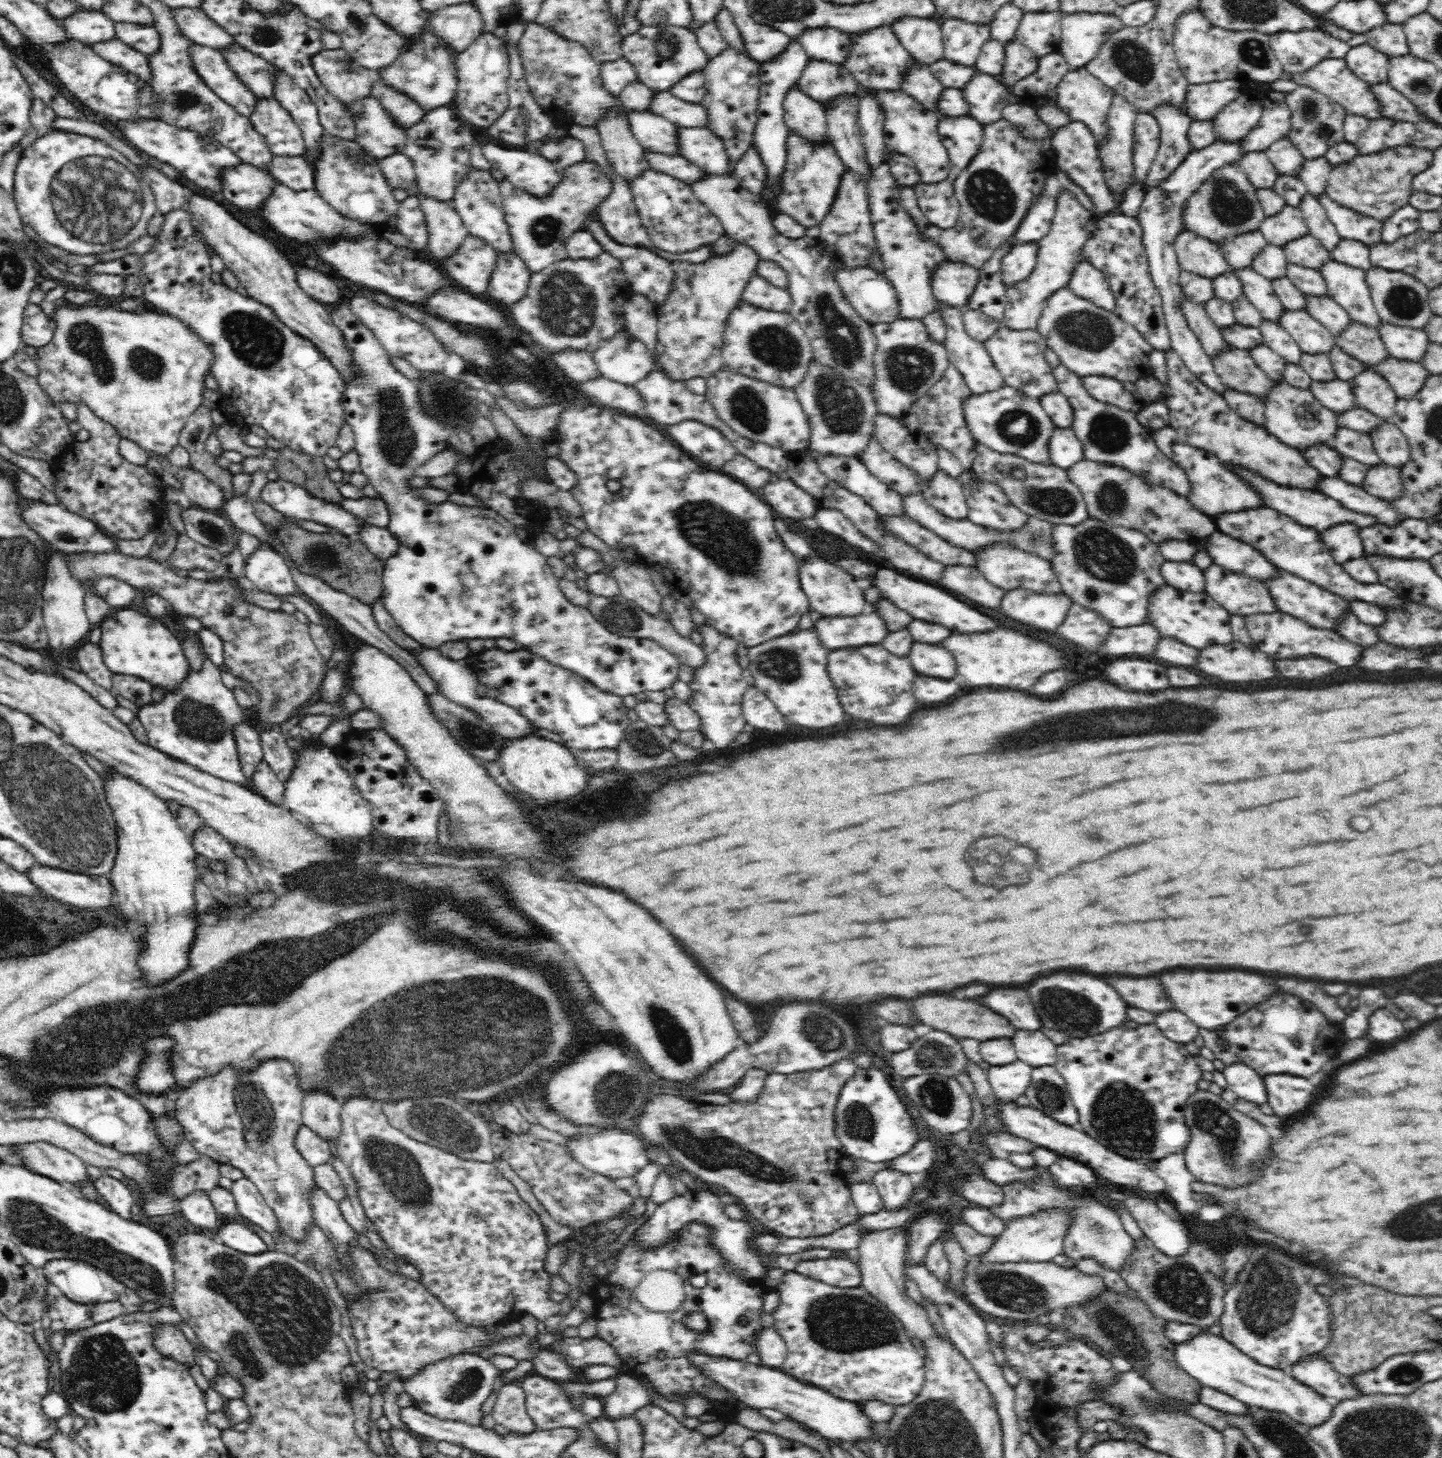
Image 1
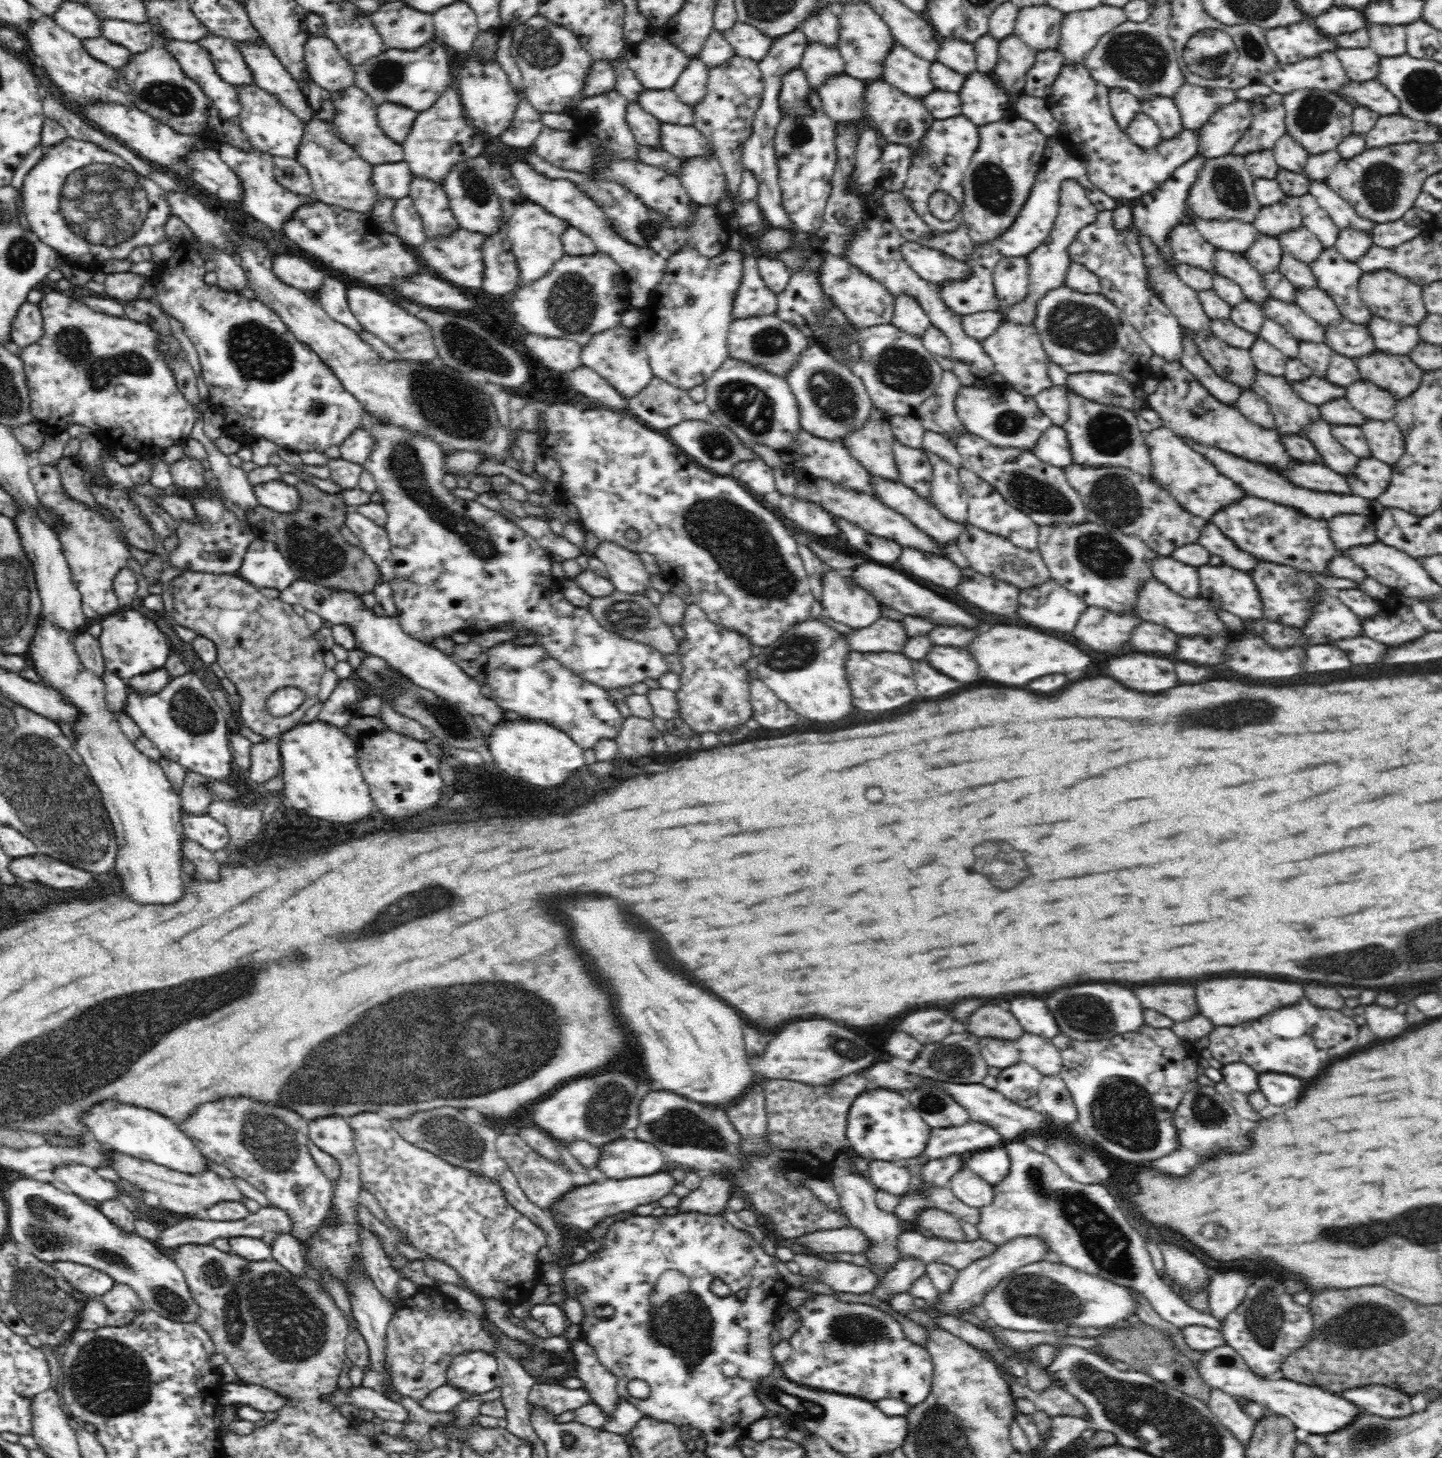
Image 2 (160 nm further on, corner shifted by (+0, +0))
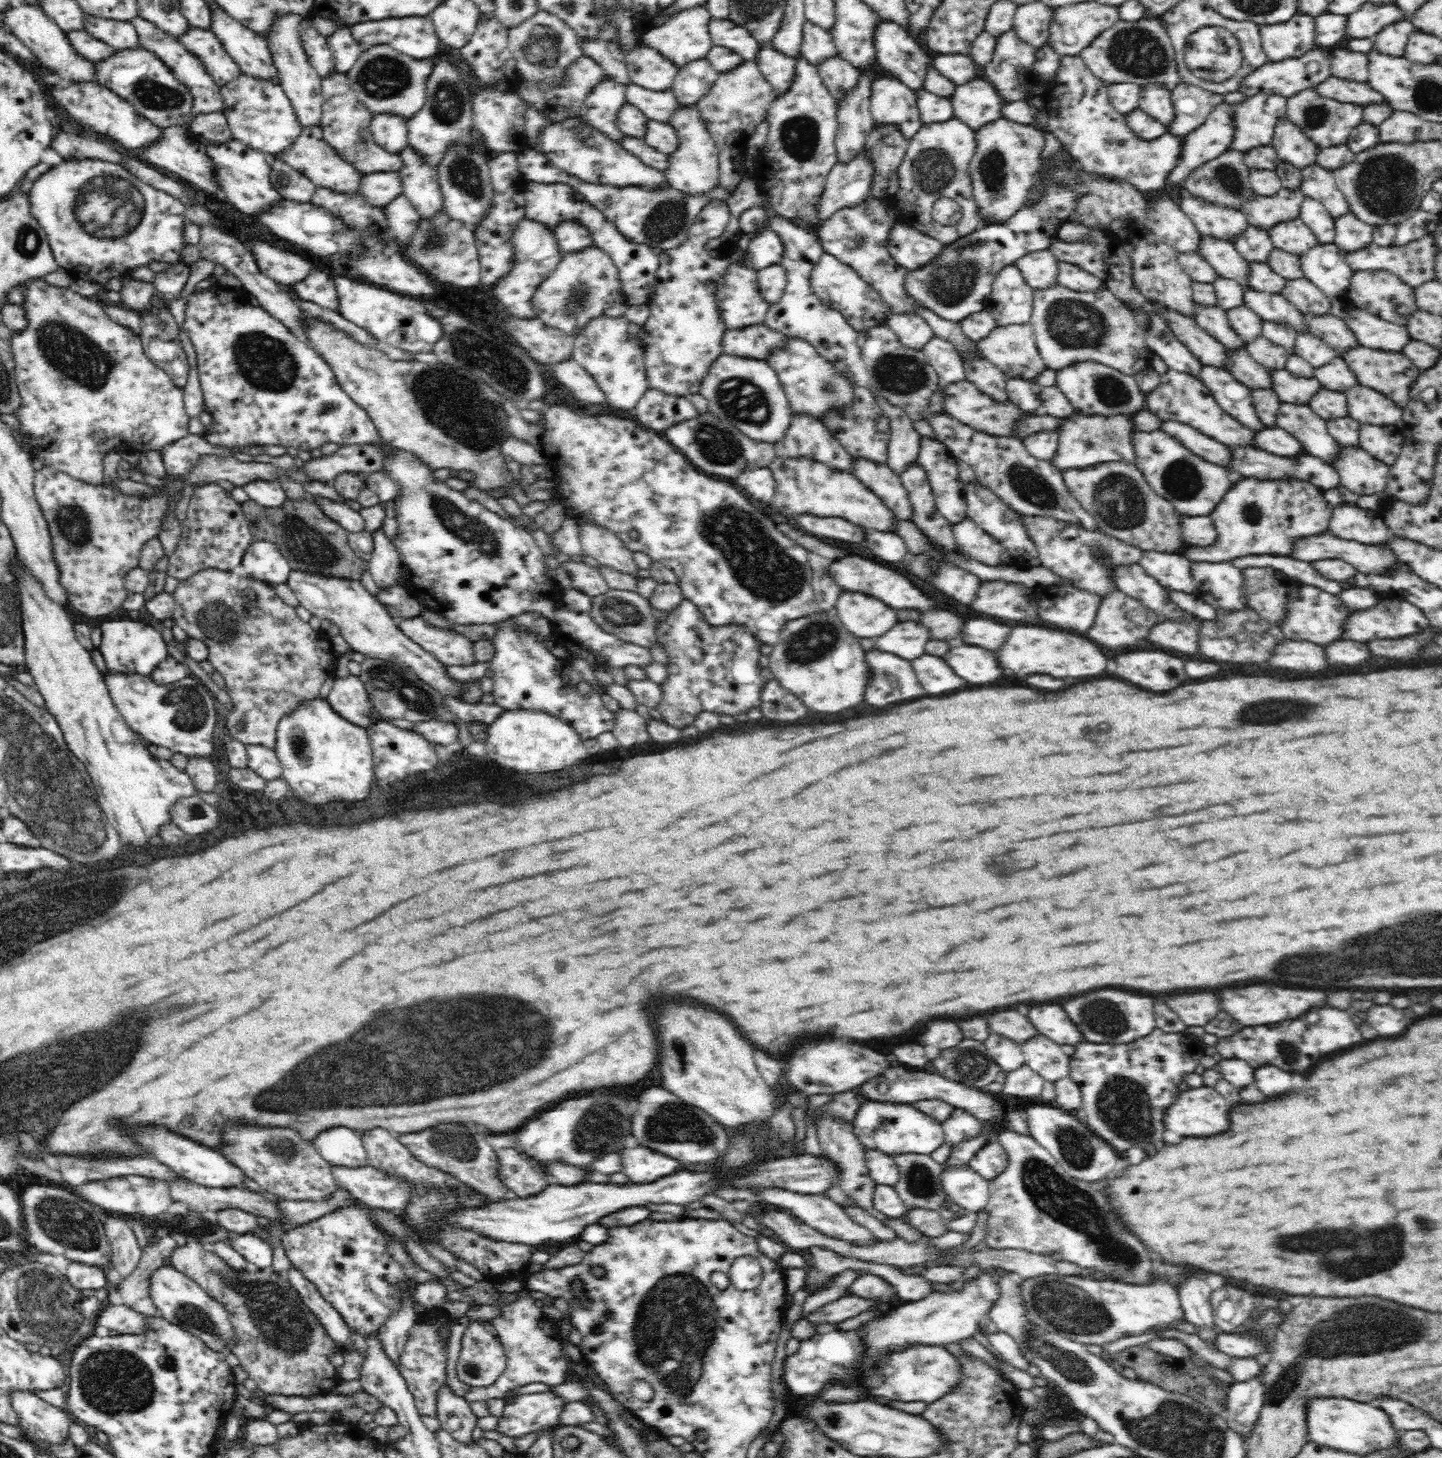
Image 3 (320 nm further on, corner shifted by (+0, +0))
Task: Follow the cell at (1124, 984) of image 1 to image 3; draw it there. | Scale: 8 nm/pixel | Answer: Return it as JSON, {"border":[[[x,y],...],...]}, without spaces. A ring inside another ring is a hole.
{"border":[[[1206,992],[1160,996],[1160,1000],[1168,1004],[1168,1008],[1174,1010],[1176,1016],[1188,1027],[1205,1025],[1218,1012],[1214,994],[1206,994]]]}

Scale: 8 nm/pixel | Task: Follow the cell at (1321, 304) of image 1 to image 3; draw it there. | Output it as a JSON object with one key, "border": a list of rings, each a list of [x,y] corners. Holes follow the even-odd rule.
{"border":[[[1306,278],[1288,280],[1282,295],[1300,312],[1314,316],[1331,314],[1331,302],[1323,292]]]}

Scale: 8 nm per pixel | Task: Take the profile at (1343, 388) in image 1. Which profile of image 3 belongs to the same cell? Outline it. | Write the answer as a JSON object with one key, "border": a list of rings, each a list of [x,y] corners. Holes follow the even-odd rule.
{"border":[[[1285,368],[1270,372],[1274,391],[1282,403],[1308,405],[1314,394],[1320,392],[1322,383],[1314,376],[1304,378],[1290,374]]]}

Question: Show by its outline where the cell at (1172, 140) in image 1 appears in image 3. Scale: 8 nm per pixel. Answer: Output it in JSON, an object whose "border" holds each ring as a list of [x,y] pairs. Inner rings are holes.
{"border":[[[1154,84],[1142,87],[1139,108],[1166,128],[1170,128],[1172,122],[1174,122],[1175,112],[1171,99],[1171,91],[1161,86]]]}

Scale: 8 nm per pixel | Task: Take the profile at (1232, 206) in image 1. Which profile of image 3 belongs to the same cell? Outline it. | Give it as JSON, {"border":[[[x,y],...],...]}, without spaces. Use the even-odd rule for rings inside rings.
{"border":[[[1227,150],[1199,168],[1196,168],[1182,183],[1182,188],[1190,197],[1202,203],[1220,206],[1226,209],[1238,210],[1252,203],[1257,196],[1252,191],[1249,175],[1251,170],[1246,167],[1245,153],[1238,150]]]}

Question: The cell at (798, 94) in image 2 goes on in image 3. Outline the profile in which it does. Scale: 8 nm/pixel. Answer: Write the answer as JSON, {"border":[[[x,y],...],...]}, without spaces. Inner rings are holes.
{"border":[[[765,44],[755,62],[761,67],[764,78],[771,84],[777,97],[789,92],[797,74],[795,58],[783,57]]]}

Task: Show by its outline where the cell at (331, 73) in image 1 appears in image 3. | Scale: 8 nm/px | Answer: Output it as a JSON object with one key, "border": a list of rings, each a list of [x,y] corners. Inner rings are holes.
{"border":[[[309,15],[305,16],[302,22],[301,35],[308,60],[321,80],[336,76],[339,72],[334,61],[334,51],[330,48],[327,38],[314,28]]]}

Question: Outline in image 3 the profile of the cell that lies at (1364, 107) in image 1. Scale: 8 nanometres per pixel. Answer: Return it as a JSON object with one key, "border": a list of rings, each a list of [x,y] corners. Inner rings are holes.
{"border":[[[1315,47],[1296,60],[1270,62],[1266,66],[1260,66],[1242,80],[1240,91],[1246,95],[1264,92],[1289,97],[1301,90],[1314,89],[1330,77],[1332,77],[1332,56],[1330,52],[1324,50],[1324,47]]]}

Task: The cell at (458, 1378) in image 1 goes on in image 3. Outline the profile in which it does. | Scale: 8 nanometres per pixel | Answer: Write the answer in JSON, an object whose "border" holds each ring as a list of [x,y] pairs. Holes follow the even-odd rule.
{"border":[[[470,1322],[461,1338],[456,1363],[457,1375],[471,1387],[494,1384],[505,1369],[505,1352],[496,1333],[477,1322]]]}

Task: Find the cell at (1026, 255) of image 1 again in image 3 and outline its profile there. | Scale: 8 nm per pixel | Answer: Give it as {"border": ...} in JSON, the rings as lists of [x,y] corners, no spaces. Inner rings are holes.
{"border":[[[1016,264],[1005,266],[993,278],[990,303],[986,310],[994,315],[996,326],[1026,323],[1033,310],[1034,292]]]}

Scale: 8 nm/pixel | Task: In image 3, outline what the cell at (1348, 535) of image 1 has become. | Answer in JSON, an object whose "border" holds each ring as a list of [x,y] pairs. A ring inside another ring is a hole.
{"border":[[[1346,505],[1333,508],[1333,516],[1328,531],[1336,538],[1369,545],[1381,545],[1390,538],[1379,512]]]}

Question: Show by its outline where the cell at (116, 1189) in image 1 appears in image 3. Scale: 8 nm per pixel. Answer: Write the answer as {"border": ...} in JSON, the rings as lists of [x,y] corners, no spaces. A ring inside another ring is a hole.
{"border":[[[107,1212],[103,1221],[111,1244],[113,1266],[123,1279],[140,1263],[142,1248],[138,1245],[128,1220],[124,1220],[117,1213]]]}

